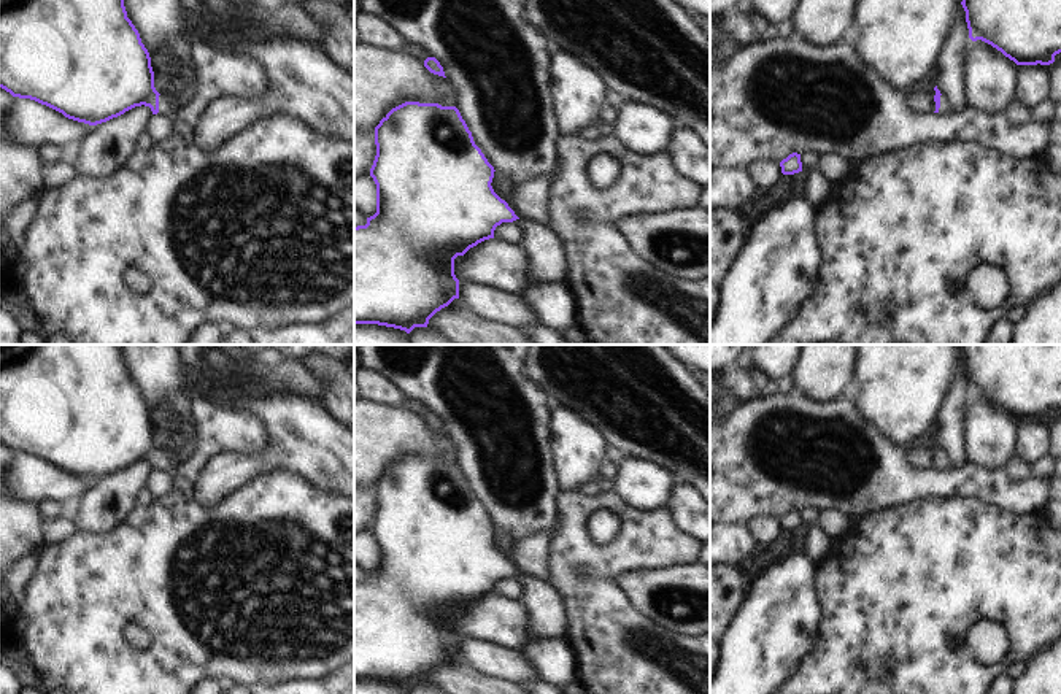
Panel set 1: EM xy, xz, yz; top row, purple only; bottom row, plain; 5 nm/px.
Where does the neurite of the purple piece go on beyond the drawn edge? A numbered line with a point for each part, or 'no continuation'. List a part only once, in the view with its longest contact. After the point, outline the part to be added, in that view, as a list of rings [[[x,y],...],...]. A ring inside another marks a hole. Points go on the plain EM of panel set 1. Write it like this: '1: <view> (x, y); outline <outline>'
1: xy (167, 461); outline [[[167,446],[159,451],[159,470],[173,472],[179,464],[173,448]]]

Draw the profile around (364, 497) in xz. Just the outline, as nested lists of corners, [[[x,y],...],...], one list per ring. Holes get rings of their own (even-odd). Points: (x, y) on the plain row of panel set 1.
[[[354,484],[354,532],[370,527],[375,511],[376,500],[370,486]]]

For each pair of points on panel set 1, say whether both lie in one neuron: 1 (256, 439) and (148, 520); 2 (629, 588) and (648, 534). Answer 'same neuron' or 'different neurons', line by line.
1: same neuron
2: different neurons

